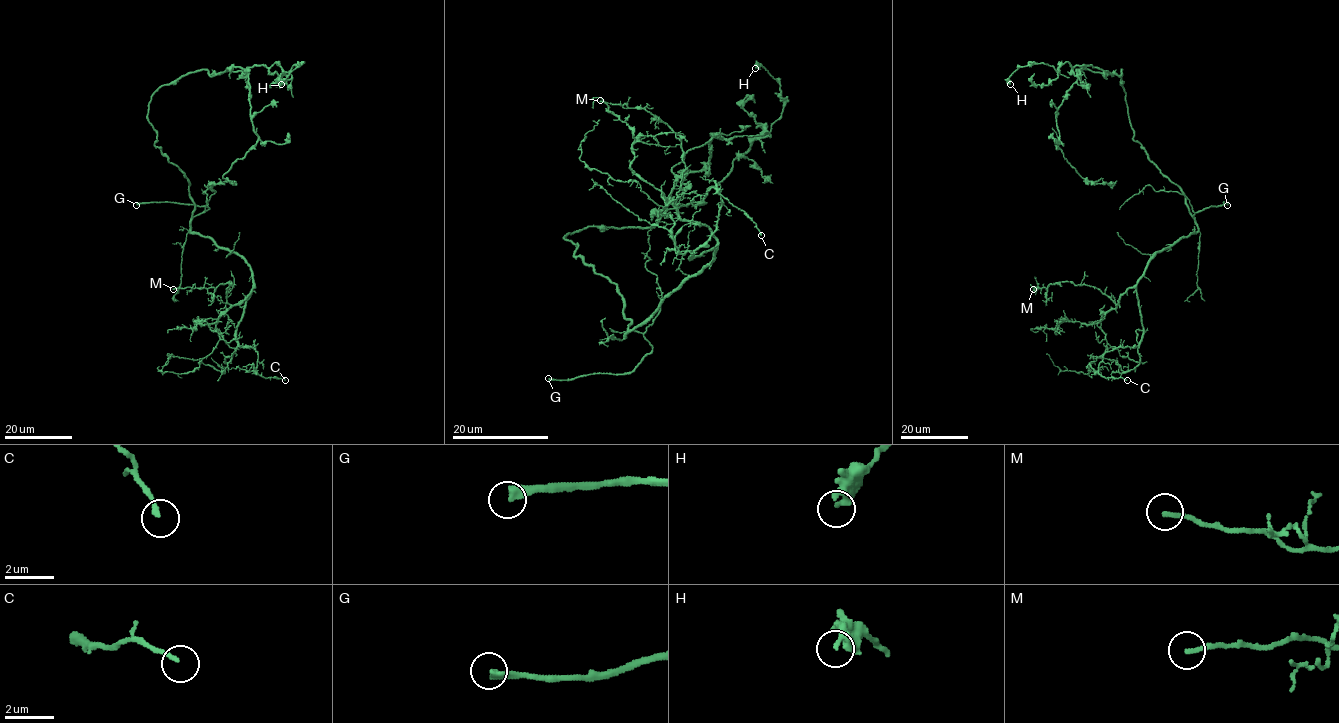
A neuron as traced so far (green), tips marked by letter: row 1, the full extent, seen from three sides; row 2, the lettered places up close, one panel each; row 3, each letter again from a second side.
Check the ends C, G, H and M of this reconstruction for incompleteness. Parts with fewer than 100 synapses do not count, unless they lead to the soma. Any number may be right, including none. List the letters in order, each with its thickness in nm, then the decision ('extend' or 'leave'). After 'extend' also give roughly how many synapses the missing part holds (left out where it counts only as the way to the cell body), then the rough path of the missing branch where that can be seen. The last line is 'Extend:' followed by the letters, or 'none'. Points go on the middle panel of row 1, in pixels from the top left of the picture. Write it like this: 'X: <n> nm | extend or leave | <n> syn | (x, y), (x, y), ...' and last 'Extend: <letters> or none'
C: 170 nm | leave
G: 320 nm | extend
H: 400 nm | leave
M: 190 nm | leave
Extend: G

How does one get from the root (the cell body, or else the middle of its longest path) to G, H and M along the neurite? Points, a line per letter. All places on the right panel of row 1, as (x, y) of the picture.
G: (1160, 170), (1179, 188), (1192, 216), (1205, 208), (1219, 206), (1224, 202), (1227, 205)
H: (1160, 170), (1133, 138), (1122, 70), (1116, 75), (1066, 61), (1057, 72), (1031, 63), (1017, 68), (1010, 84)
M: (1160, 170), (1184, 195), (1197, 232), (1159, 251), (1116, 305), (1085, 284), (1061, 281), (1033, 289)

